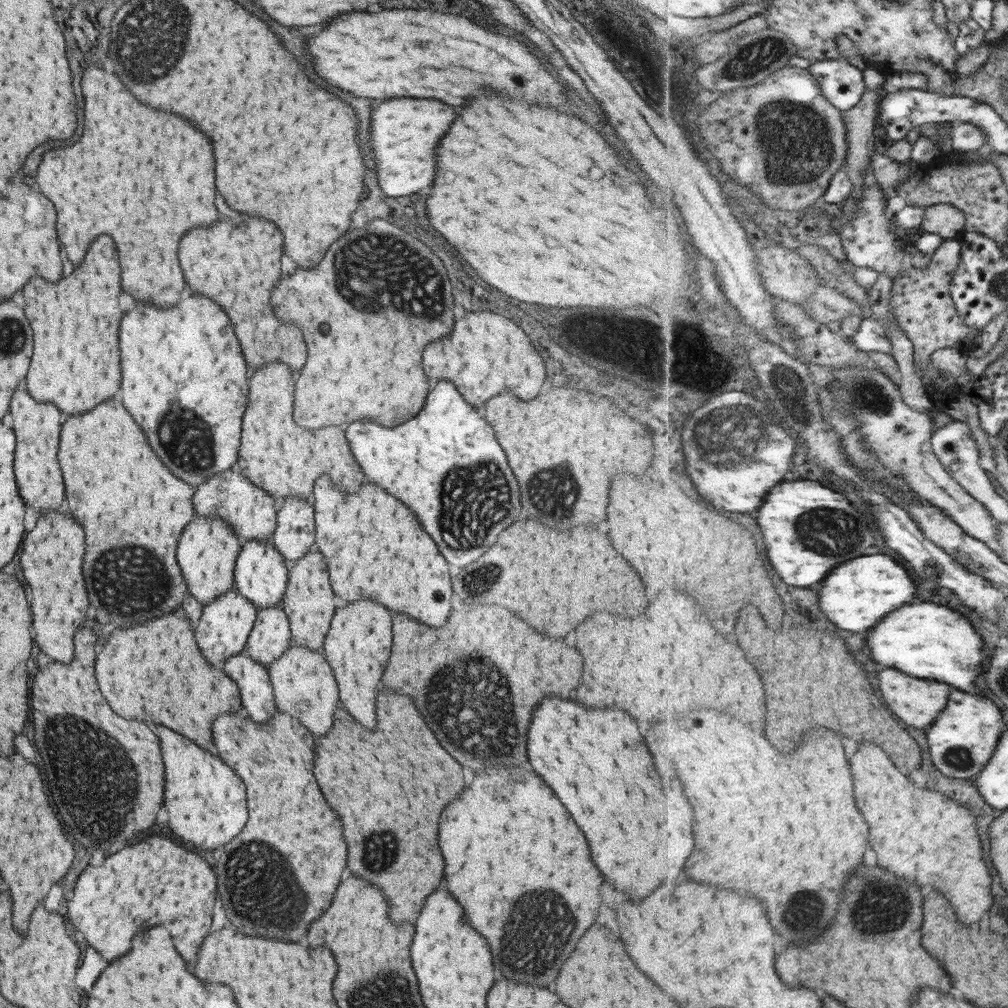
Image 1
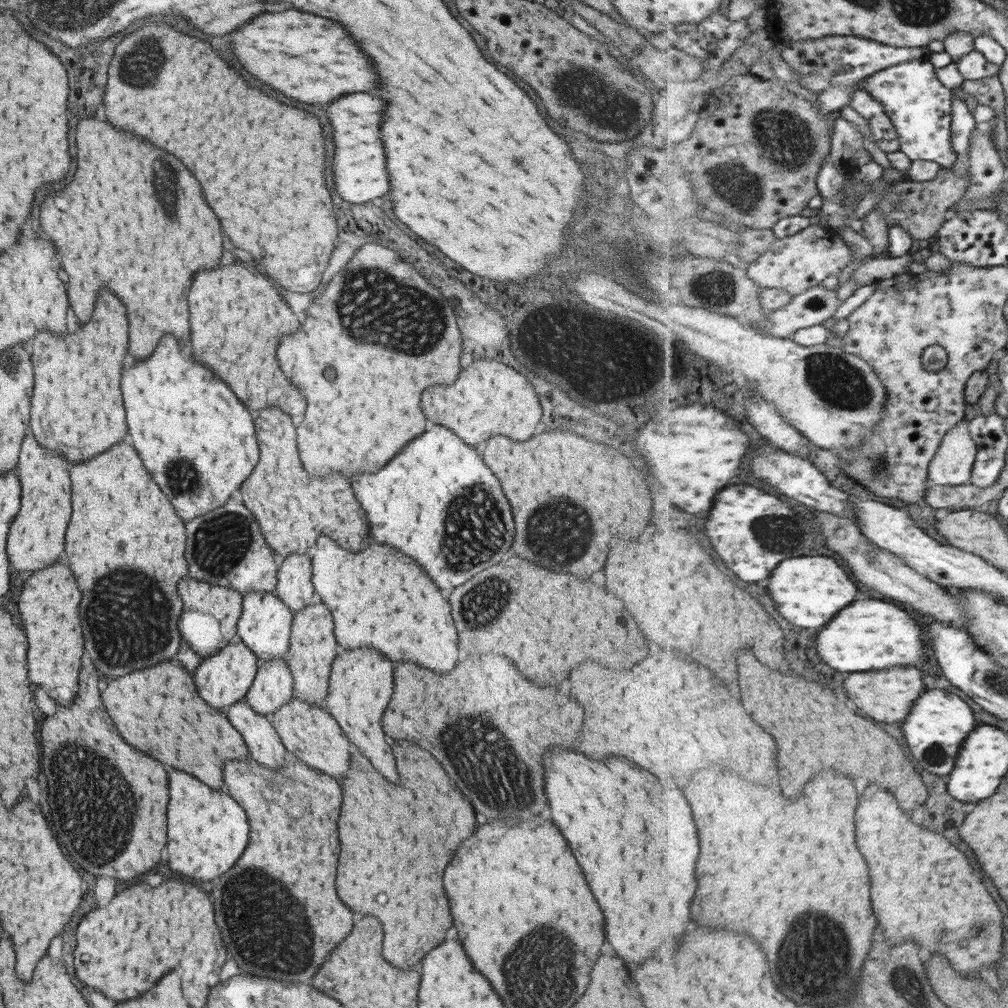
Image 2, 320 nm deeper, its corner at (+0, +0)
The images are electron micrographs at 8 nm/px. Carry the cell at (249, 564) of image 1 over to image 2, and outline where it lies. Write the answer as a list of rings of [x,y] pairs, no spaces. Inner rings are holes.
[[[271,591],[248,592],[242,596],[241,608],[236,622],[236,637],[255,655],[257,663],[271,658],[283,658],[283,654],[288,652],[293,613]]]

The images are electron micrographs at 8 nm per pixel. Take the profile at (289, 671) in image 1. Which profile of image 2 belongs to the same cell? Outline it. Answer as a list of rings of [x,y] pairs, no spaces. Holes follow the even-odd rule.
[[[293,691],[293,697],[279,710],[271,712],[271,715],[269,715],[267,719],[278,734],[287,754],[292,754],[297,760],[301,760],[305,766],[315,768],[315,770],[321,770],[321,772],[325,772],[327,776],[335,778],[335,780],[337,780],[337,778],[345,778],[347,764],[349,764],[349,750],[347,750],[347,748],[349,748],[349,742],[347,742],[347,738],[341,734],[339,726],[335,724],[335,719],[333,717],[329,718],[329,714],[327,714],[323,708],[319,708],[319,705],[307,704],[298,698],[294,698]]]

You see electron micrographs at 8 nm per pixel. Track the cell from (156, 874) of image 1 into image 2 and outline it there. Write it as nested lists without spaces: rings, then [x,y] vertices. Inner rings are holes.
[[[165,880],[159,888],[151,888],[143,882],[139,884],[133,884],[131,888],[123,890],[121,894],[117,894],[105,908],[93,908],[89,914],[85,914],[85,918],[81,918],[79,926],[75,928],[77,932],[77,948],[73,950],[73,968],[75,968],[75,976],[79,982],[83,982],[85,986],[101,992],[105,998],[109,998],[111,1002],[121,1002],[121,1000],[127,1000],[127,998],[135,998],[135,996],[141,996],[145,994],[153,984],[155,980],[159,980],[163,974],[161,972],[167,972],[167,970],[175,970],[177,974],[213,974],[213,986],[219,982],[219,970],[225,962],[225,948],[221,946],[221,940],[219,940],[219,932],[217,932],[217,926],[213,922],[213,908],[211,908],[211,902],[209,898],[195,886],[191,884],[185,884],[185,882],[177,882],[177,880]]]

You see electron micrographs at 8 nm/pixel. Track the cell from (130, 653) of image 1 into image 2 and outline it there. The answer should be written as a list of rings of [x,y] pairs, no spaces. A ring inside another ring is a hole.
[[[169,662],[111,680],[101,694],[101,702],[119,730],[119,736],[129,746],[145,752],[161,764],[199,778],[211,790],[221,790],[223,760],[247,760],[246,744],[225,713],[211,710],[197,696],[191,676]]]

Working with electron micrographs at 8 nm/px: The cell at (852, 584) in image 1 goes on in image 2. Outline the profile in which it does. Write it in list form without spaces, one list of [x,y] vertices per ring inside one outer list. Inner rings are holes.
[[[800,556],[795,558],[786,558],[783,562],[781,562],[778,568],[770,574],[770,576],[771,578],[768,578],[769,586],[764,586],[764,588],[769,588],[769,592],[771,592],[770,596],[773,596],[775,607],[783,618],[786,618],[791,624],[800,626],[801,628],[821,628],[821,626],[825,626],[829,620],[833,620],[833,616],[835,616],[839,610],[845,609],[847,604],[851,604],[851,602],[857,598],[857,594],[859,594],[859,590],[857,590],[857,588],[862,586],[856,580],[855,582],[853,582],[853,580],[849,580],[849,576],[852,576],[850,571],[846,567],[841,567],[839,564],[837,564],[837,560],[834,560],[831,557]]]

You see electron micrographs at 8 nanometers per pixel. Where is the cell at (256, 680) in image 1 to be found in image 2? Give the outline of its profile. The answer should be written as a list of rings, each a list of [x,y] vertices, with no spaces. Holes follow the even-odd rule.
[[[244,698],[228,706],[225,715],[233,729],[244,740],[249,756],[255,762],[267,768],[279,768],[284,765],[287,752],[267,717],[253,712],[246,705]]]

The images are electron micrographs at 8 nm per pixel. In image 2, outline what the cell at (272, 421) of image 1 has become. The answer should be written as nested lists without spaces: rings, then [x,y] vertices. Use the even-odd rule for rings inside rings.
[[[277,408],[261,410],[255,418],[255,438],[259,444],[259,462],[255,470],[238,488],[242,505],[255,517],[265,544],[280,561],[290,552],[307,552],[319,534],[329,536],[337,546],[359,552],[367,546],[367,520],[351,488],[339,474],[329,474],[323,480],[307,478],[295,450],[295,428],[291,418]],[[363,534],[363,544],[361,542]]]

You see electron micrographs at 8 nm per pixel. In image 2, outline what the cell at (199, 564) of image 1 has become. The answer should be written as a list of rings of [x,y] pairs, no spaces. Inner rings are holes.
[[[184,576],[177,586],[177,594],[183,603],[177,630],[200,660],[210,654],[215,654],[236,637],[236,622],[242,609],[242,595],[236,590]]]

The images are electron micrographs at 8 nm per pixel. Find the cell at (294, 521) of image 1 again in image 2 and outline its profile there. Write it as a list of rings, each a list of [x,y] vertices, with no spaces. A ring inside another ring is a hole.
[[[290,552],[278,563],[273,593],[294,614],[309,606],[316,596],[309,580],[309,558],[305,552]]]

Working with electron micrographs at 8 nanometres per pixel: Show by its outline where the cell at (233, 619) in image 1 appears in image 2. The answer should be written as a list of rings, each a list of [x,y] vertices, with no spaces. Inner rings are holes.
[[[234,637],[232,642],[215,654],[201,658],[195,670],[195,676],[193,676],[199,698],[203,698],[211,708],[219,708],[226,714],[228,706],[242,700],[247,690],[250,689],[256,673],[256,665],[255,655],[245,648],[240,638]]]

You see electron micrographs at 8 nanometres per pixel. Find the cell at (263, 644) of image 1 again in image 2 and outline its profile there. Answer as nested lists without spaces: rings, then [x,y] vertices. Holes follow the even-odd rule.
[[[283,658],[257,663],[253,682],[244,696],[246,705],[265,717],[279,710],[293,697],[291,675]]]

